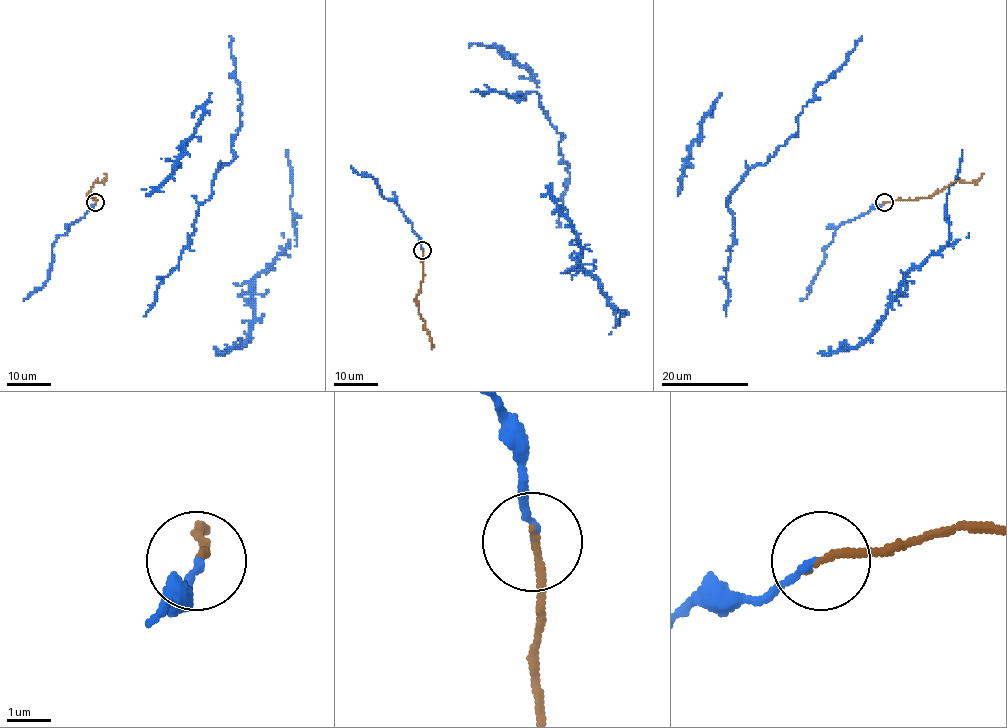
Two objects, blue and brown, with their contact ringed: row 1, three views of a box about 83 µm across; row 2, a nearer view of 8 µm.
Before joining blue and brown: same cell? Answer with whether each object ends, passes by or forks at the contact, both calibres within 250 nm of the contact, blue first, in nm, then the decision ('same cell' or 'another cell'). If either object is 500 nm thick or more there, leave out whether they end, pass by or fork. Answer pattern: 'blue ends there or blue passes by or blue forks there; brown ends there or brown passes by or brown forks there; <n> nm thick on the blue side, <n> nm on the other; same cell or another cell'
blue ends there; brown ends there; 150 nm thick on the blue side, 170 nm on the other; same cell

